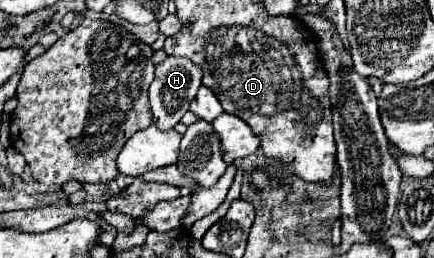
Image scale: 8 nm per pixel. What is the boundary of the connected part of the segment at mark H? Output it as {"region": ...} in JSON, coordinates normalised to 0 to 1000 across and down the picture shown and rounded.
{"region":[[[385,217],[371,248],[362,248],[357,310],[343,333],[343,395],[348,395],[348,419],[353,419],[353,450],[357,450],[362,496],[389,504],[403,481],[412,481],[422,442],[435,426],[435,395],[449,380],[449,364],[454,364],[454,349],[463,333],[463,295],[468,295],[463,264],[449,256],[431,225]]]}

